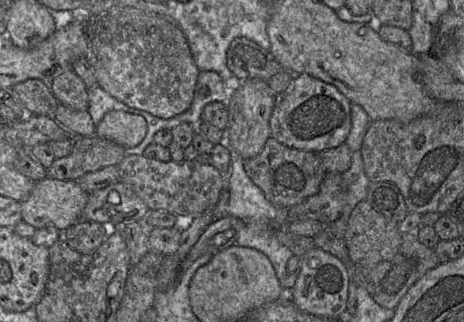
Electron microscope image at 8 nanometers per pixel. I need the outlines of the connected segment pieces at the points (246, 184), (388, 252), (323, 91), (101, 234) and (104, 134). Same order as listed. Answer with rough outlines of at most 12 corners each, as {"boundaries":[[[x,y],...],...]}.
{"boundaries":[[[232,153],[229,190],[214,220],[243,222],[232,246],[265,254],[282,282],[294,253],[275,232],[286,230],[289,208],[266,199]],[[366,201],[343,236],[352,265],[391,260],[402,243],[398,223]],[[294,75],[277,94],[271,137],[321,152],[345,143],[351,102]],[[81,220],[60,240],[82,254],[106,239],[105,225]],[[115,110],[103,116],[95,135],[123,148],[143,141],[147,121]]]}

